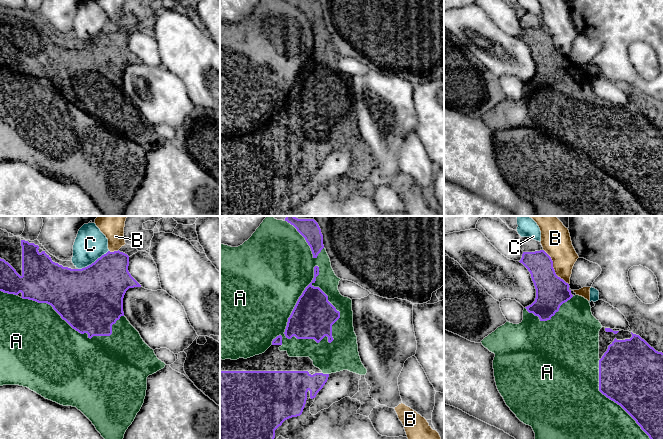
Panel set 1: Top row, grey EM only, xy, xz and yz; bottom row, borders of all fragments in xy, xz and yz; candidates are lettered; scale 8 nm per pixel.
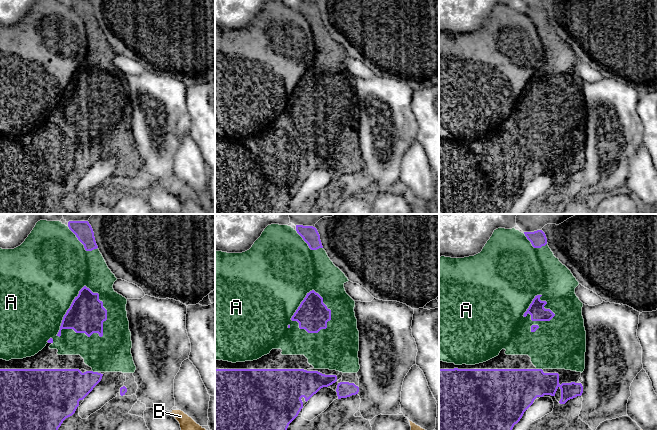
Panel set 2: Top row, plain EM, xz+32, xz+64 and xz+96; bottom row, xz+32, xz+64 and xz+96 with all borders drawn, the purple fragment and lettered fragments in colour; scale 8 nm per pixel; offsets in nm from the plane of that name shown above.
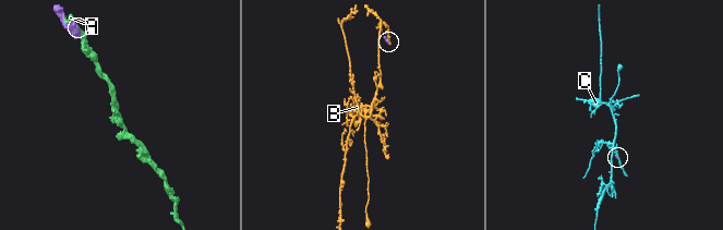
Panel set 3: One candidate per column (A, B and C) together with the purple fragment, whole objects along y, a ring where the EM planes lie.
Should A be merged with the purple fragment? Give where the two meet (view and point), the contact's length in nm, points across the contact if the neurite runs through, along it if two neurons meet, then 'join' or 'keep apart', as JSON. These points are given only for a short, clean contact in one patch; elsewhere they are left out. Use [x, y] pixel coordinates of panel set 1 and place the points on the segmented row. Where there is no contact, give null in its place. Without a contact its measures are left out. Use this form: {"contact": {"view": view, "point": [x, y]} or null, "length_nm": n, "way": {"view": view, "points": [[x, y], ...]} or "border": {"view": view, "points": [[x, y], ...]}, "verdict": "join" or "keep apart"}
{"contact": {"view": "xz", "point": [297, 302]}, "length_nm": 650, "verdict": "keep apart"}

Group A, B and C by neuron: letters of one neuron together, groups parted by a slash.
A / B / C

